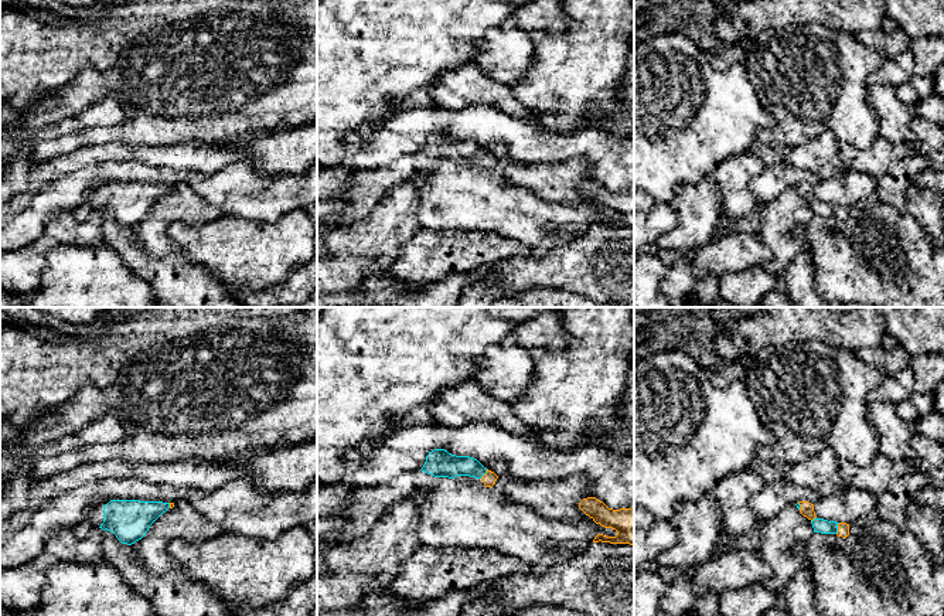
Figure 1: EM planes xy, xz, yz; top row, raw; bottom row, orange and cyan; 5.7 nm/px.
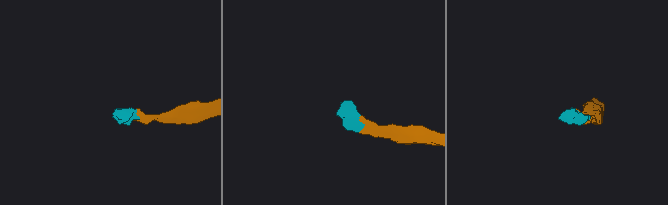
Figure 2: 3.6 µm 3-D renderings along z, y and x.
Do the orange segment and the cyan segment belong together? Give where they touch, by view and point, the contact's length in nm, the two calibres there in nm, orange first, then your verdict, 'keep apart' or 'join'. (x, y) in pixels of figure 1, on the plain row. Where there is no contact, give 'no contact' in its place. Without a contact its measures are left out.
yz (838, 211) | 70 nm | 60/80 nm | join

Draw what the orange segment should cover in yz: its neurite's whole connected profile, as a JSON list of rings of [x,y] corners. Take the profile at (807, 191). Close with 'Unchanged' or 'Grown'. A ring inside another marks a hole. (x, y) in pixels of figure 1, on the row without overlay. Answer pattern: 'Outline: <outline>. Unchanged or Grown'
Outline: [[[800,184],[795,188],[800,195],[811,204],[814,215],[836,217],[842,221],[846,221],[849,218],[849,207],[818,201],[814,194],[814,187],[808,184]]]. Grown

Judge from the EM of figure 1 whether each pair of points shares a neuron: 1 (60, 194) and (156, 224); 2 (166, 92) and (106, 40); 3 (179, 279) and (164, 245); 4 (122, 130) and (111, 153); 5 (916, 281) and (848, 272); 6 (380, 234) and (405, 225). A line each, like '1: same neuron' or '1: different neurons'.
1: different neurons
2: different neurons
3: different neurons
4: different neurons
5: same neuron
6: same neuron

